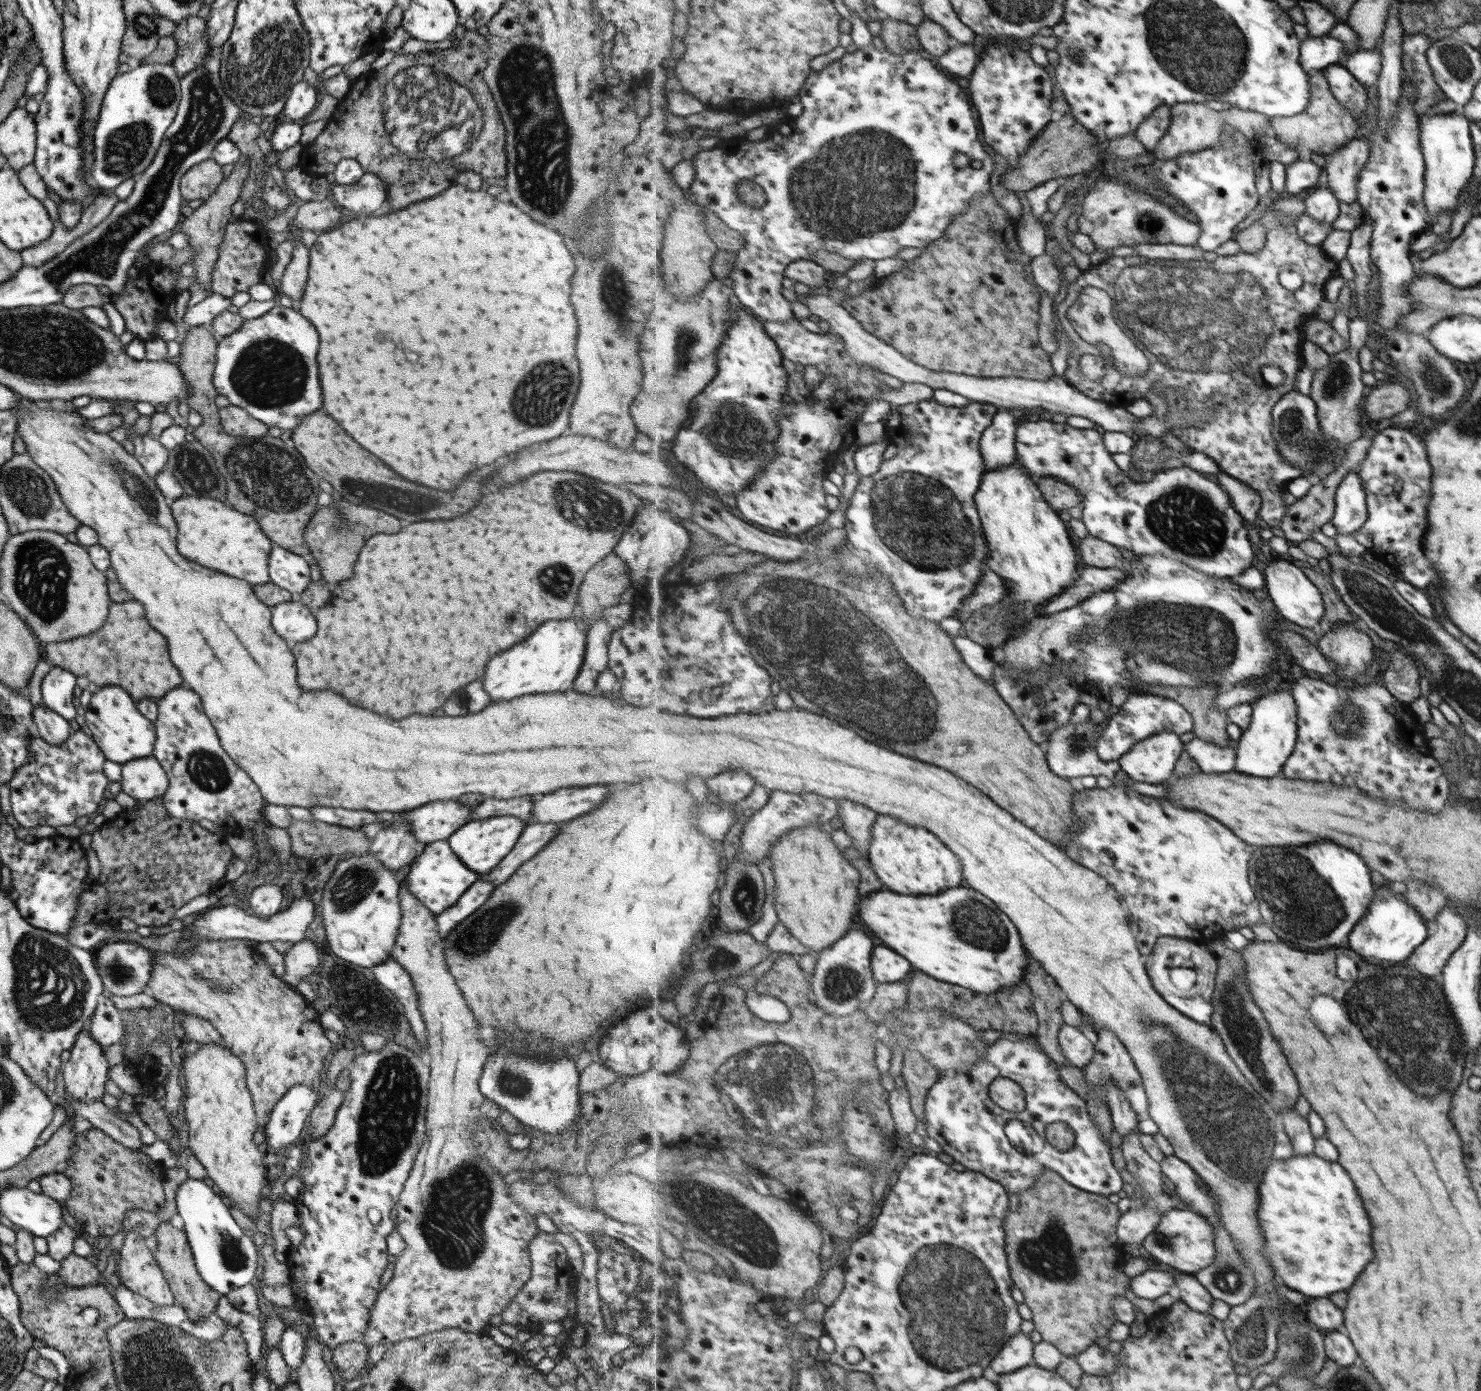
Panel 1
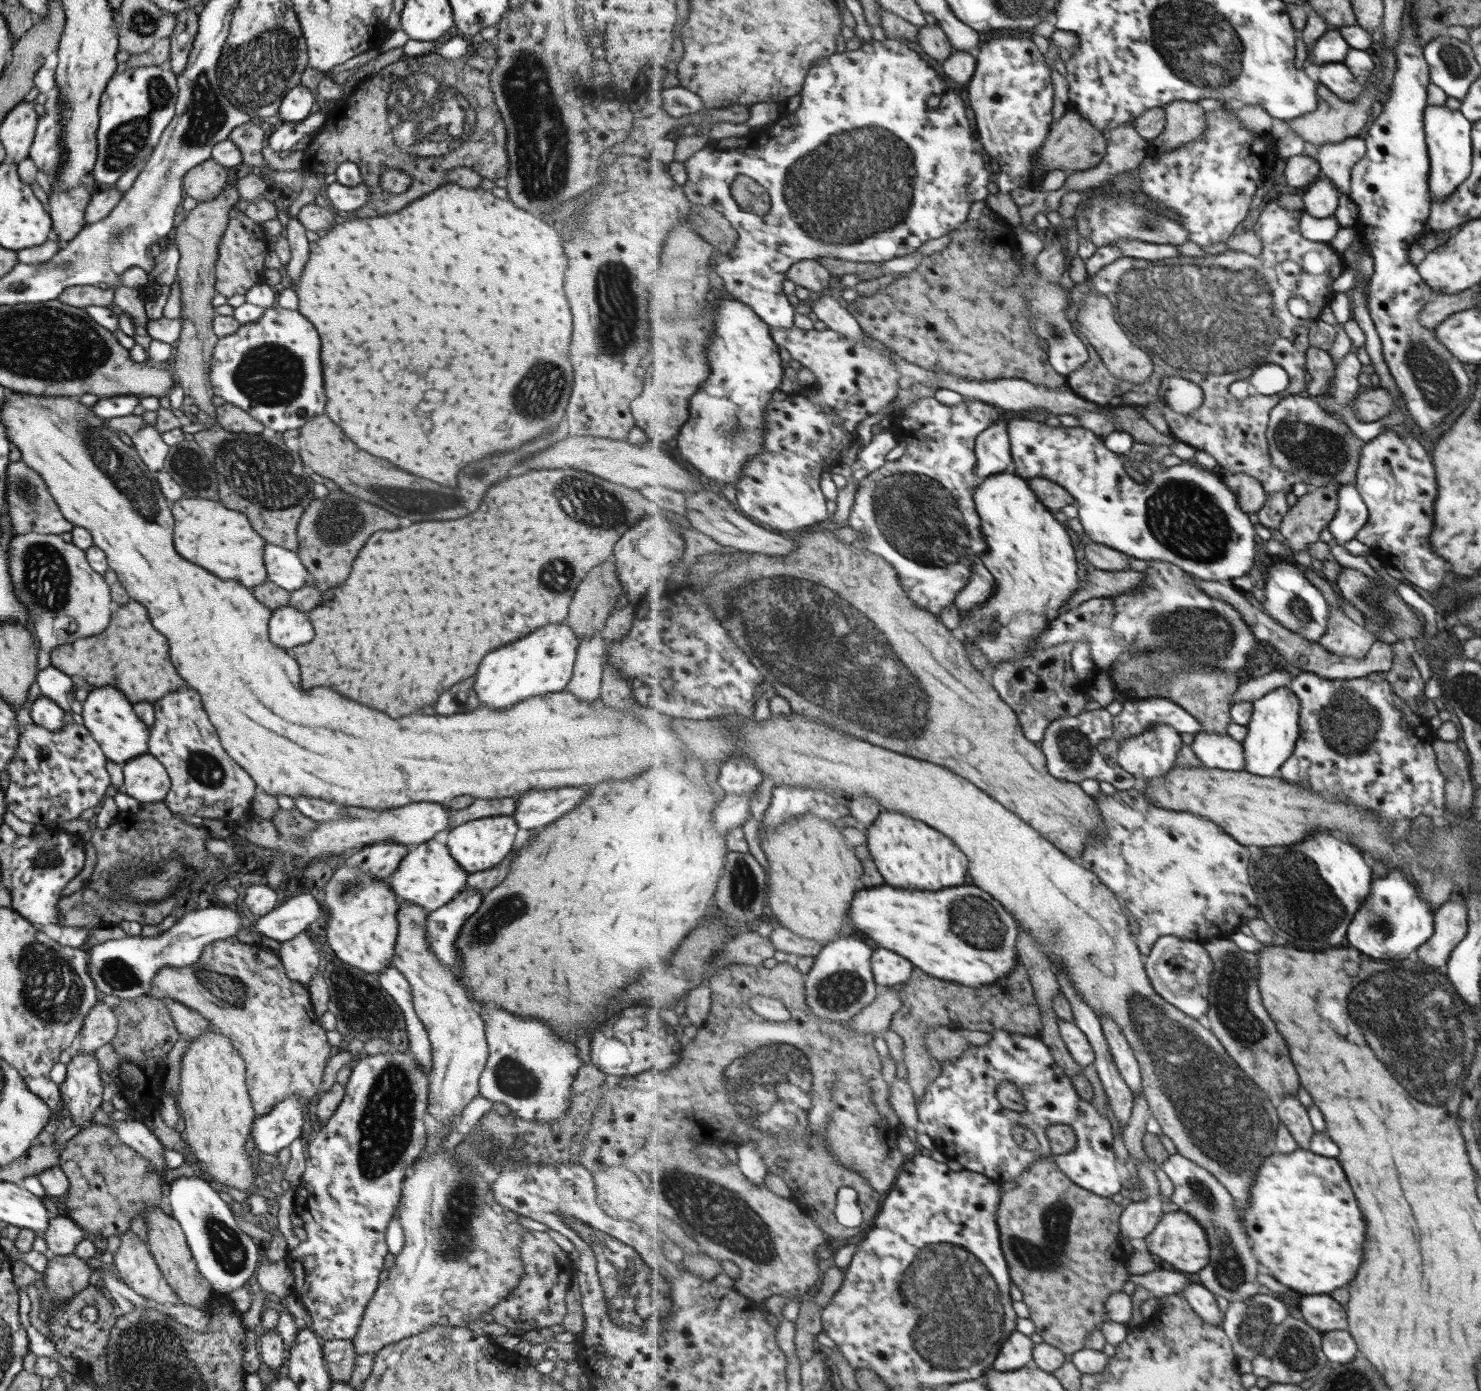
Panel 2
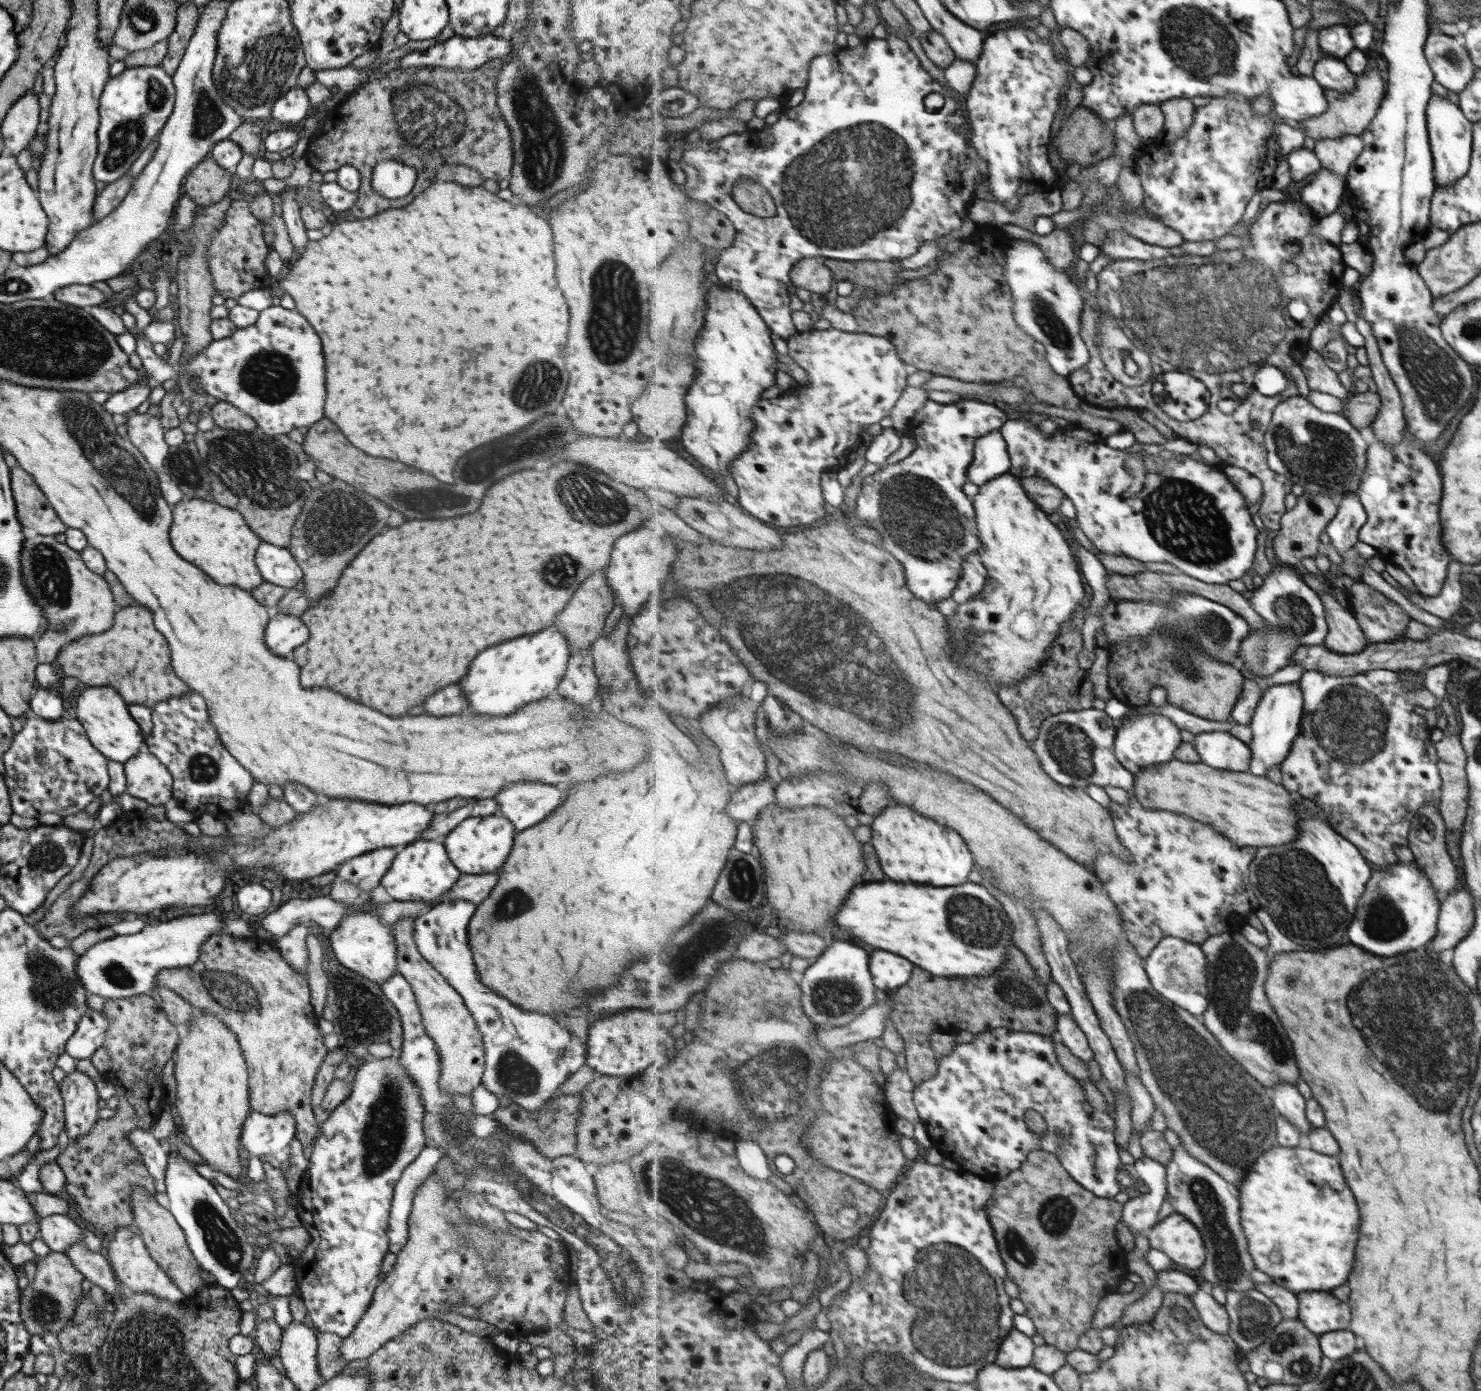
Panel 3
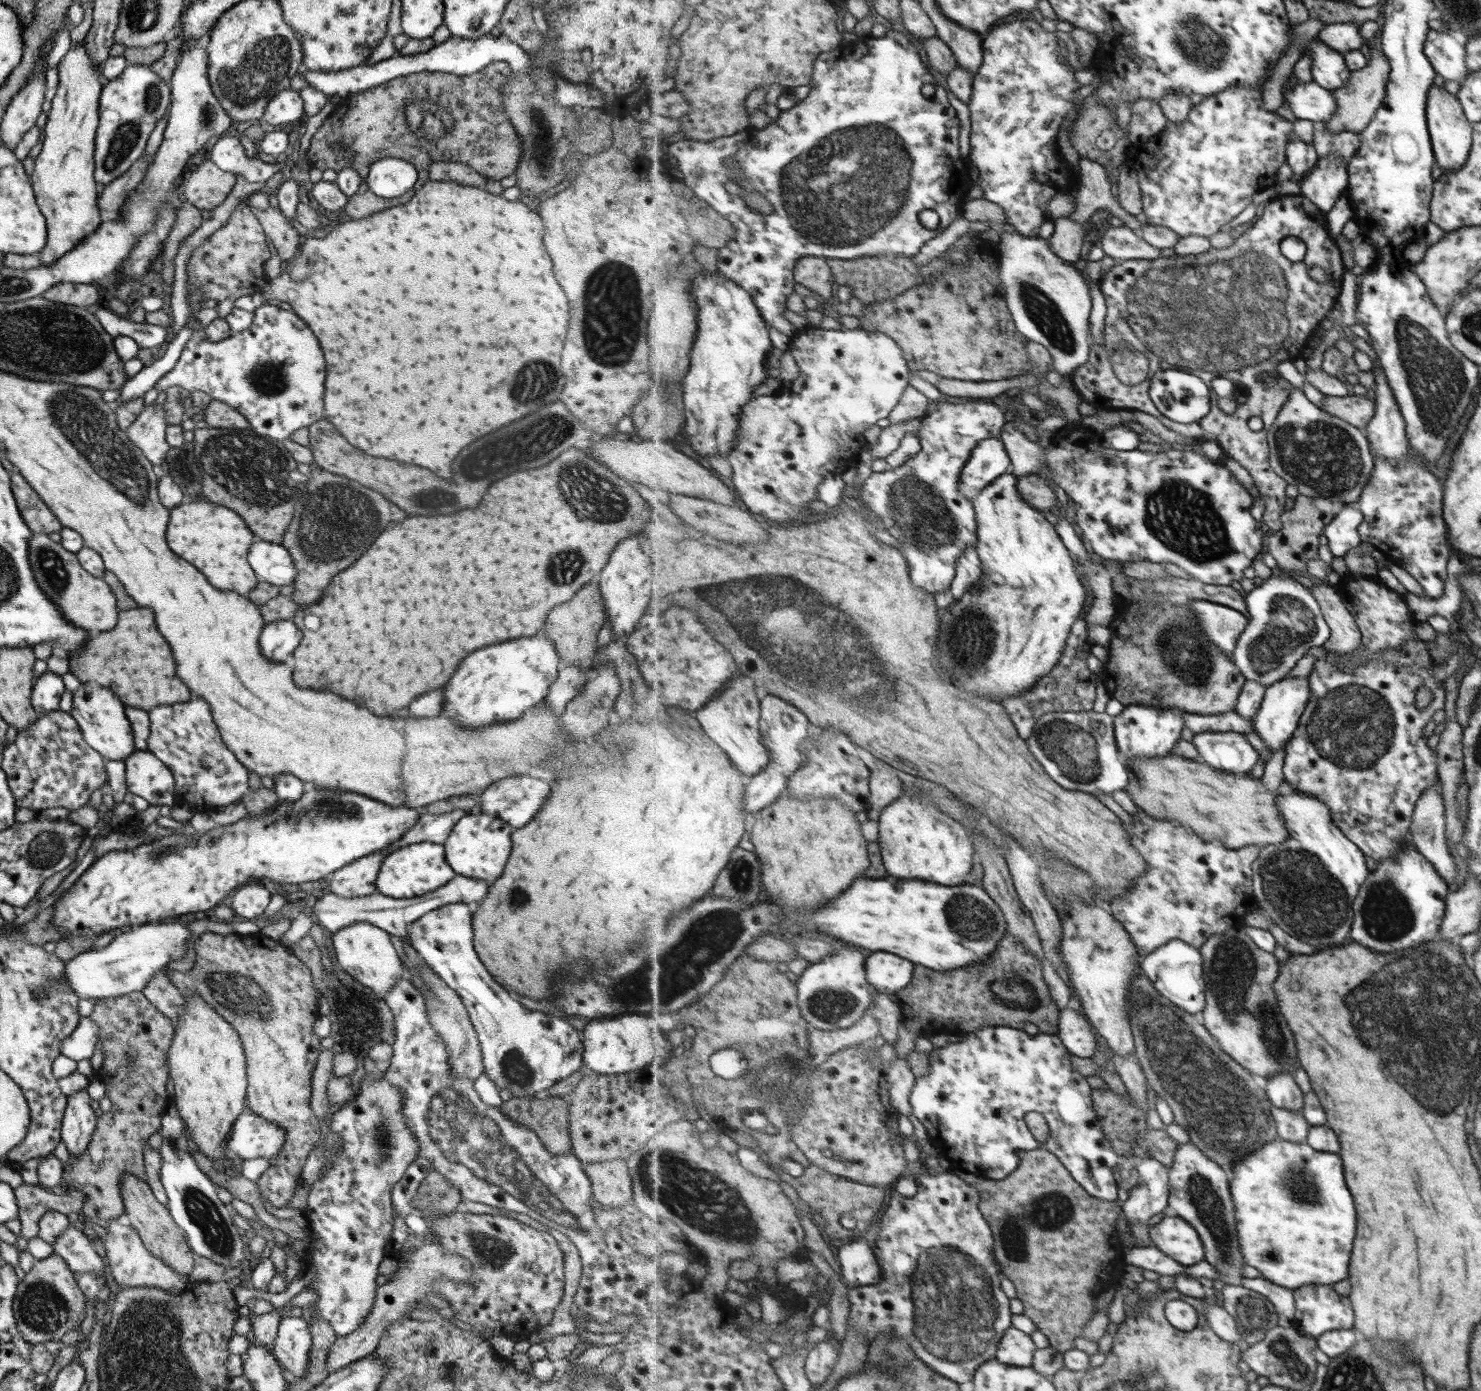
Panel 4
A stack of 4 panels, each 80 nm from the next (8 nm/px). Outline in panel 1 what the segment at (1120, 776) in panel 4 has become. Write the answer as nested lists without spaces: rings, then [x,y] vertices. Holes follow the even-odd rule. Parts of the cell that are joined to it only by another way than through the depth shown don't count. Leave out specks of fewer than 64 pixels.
[[[1084,693],[1081,699],[1082,703],[1087,704],[1092,709],[1089,719],[1086,722],[1078,724],[1068,723],[1066,726],[1060,727],[1052,733],[1050,740],[1044,742],[1048,763],[1051,765],[1054,773],[1066,779],[1082,779],[1085,776],[1106,776],[1114,780],[1118,776],[1118,772],[1122,772],[1123,770],[1120,760],[1104,760],[1100,756],[1100,752],[1098,752],[1096,746],[1096,734],[1100,730],[1104,730],[1102,734],[1105,732],[1112,719],[1112,715],[1108,717],[1108,711],[1105,711],[1101,707],[1100,697],[1092,693]],[[1104,724],[1107,724],[1106,728]]]

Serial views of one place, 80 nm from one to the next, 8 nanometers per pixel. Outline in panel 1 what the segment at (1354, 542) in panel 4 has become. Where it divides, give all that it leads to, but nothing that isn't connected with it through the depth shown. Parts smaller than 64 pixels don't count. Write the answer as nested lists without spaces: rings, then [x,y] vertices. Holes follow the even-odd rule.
[[[1354,470],[1338,485],[1335,498],[1335,513],[1332,524],[1338,534],[1352,534],[1360,530],[1368,519],[1367,493],[1362,477]]]

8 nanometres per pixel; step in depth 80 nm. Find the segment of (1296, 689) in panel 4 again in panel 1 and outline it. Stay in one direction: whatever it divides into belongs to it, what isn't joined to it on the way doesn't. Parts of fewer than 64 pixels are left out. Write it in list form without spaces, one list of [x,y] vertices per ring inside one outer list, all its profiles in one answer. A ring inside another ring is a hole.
[[[1278,687],[1274,693],[1272,692],[1258,699],[1254,704],[1254,710],[1254,720],[1238,742],[1238,763],[1236,763],[1234,772],[1268,779],[1287,777],[1285,768],[1299,744],[1299,702],[1292,690],[1284,690]]]

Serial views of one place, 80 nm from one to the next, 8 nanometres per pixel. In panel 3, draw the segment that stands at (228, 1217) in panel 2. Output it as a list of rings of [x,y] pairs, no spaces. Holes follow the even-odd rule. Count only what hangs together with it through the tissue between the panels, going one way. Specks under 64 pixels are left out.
[[[168,1151],[165,1185],[170,1200],[168,1210],[182,1228],[199,1268],[213,1275],[216,1278],[214,1284],[228,1292],[243,1286],[242,1274],[251,1272],[254,1264],[254,1244],[248,1241],[243,1226],[239,1226],[234,1219],[234,1211],[217,1194],[212,1180],[200,1175],[192,1161],[184,1159],[179,1153]]]

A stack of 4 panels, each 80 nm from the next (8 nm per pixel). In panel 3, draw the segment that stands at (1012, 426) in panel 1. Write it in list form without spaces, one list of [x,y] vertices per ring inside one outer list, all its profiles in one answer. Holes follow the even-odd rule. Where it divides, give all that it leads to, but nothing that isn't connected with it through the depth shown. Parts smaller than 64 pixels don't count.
[[[995,430],[979,439],[969,479],[982,487],[991,480],[1010,473],[1012,467],[1009,442],[1001,430]]]

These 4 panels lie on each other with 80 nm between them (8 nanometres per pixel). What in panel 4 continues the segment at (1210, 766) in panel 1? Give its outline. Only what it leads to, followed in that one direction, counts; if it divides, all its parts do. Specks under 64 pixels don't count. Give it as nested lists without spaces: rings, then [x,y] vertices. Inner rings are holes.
[[[1206,731],[1197,733],[1193,741],[1205,763],[1226,773],[1248,776],[1261,760],[1259,750],[1239,732]]]

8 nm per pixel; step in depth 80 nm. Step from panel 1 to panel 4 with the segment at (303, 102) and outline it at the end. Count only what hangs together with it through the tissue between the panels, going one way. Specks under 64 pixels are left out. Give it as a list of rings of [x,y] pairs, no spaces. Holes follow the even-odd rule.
[[[288,88],[277,92],[268,102],[260,118],[260,123],[272,125],[294,122],[304,116],[303,100],[298,91]]]

